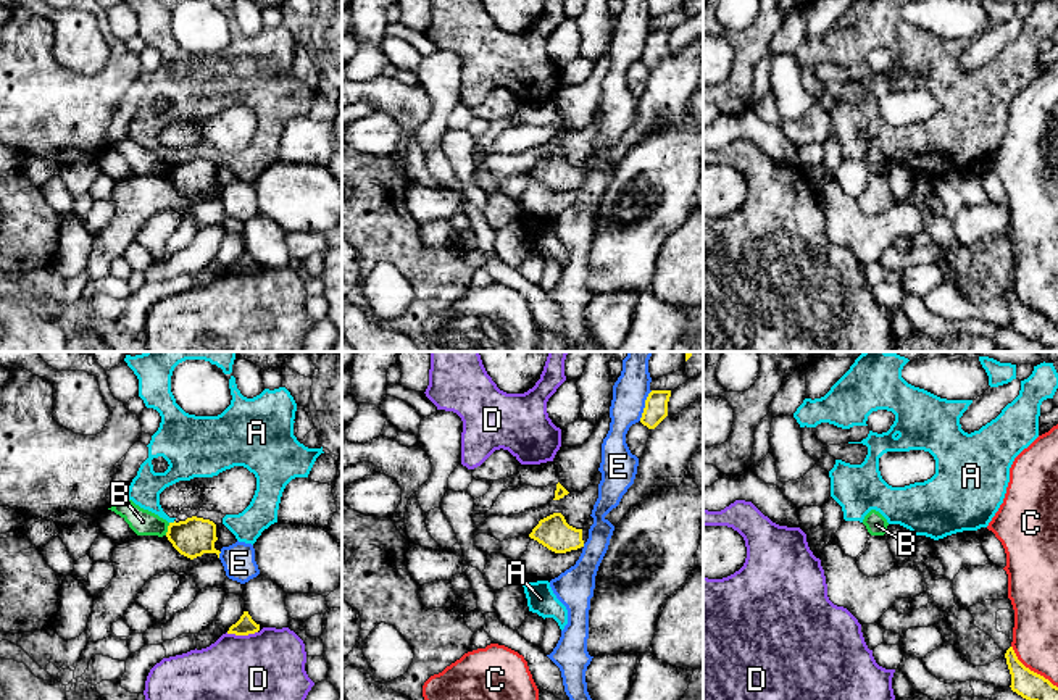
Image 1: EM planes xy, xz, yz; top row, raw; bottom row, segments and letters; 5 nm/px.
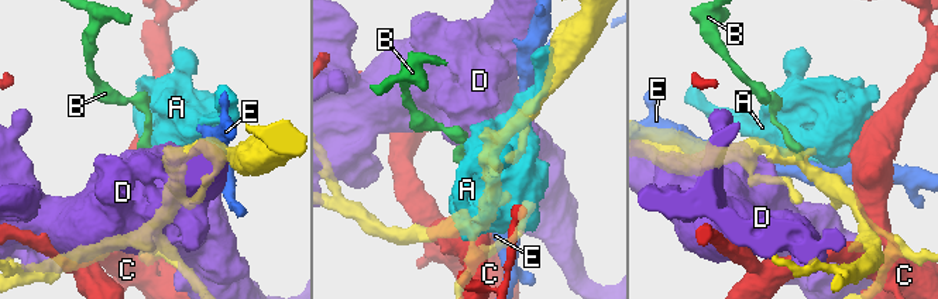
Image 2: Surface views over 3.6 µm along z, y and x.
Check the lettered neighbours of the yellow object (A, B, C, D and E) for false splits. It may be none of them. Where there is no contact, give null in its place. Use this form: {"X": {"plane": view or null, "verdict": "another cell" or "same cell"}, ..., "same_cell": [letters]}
{"A": {"plane": "xy", "verdict": "another cell"}, "B": {"plane": "xy", "verdict": "another cell"}, "C": {"plane": "yz", "verdict": "another cell"}, "D": {"plane": "xy", "verdict": "another cell"}, "E": {"plane": "xz", "verdict": "another cell"}, "same_cell": []}

